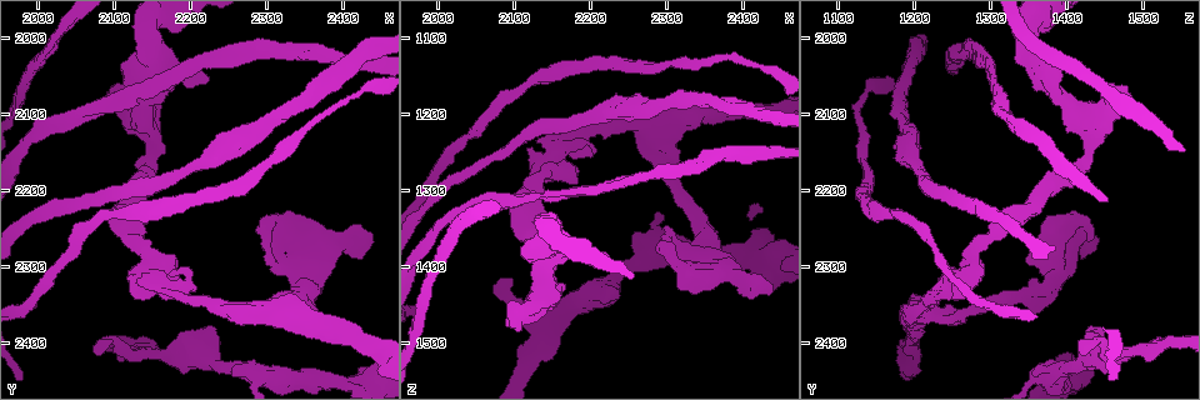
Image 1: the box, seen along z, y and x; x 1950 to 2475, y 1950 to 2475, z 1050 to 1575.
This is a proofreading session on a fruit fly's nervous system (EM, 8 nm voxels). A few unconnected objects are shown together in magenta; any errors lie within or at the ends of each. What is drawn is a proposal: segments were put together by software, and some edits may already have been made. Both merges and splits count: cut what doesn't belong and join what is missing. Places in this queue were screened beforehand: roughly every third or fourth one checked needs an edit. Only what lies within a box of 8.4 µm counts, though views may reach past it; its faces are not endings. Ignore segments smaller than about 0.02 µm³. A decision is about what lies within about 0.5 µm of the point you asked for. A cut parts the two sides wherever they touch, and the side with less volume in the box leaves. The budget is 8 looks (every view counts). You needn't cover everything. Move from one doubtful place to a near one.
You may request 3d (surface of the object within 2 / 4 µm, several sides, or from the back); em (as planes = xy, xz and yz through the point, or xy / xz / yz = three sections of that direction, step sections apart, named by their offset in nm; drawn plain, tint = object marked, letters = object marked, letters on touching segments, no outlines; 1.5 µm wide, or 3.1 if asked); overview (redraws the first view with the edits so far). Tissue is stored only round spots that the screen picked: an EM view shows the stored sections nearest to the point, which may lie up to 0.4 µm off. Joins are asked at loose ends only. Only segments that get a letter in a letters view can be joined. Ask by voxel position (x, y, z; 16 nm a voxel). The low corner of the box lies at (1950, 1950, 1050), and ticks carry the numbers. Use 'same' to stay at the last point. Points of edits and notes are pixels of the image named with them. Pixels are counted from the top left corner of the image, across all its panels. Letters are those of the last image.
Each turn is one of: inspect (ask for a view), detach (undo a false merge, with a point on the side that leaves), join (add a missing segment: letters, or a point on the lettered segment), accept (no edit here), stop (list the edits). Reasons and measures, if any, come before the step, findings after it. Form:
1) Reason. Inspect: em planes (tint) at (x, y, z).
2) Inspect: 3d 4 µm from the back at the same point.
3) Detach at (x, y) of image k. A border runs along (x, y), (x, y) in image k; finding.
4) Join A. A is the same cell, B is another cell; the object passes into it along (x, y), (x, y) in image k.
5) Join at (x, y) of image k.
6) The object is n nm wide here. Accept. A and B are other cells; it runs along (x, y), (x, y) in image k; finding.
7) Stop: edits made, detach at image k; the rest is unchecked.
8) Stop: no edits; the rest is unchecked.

Free end. Inspect: 3d 2 µm at (2080, 2420, 1425).

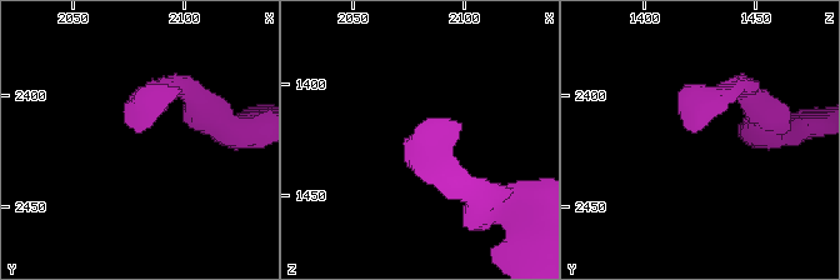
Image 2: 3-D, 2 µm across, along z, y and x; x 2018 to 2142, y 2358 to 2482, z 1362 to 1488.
Inspect: em xy step 8 (letters) at (2078, 2417, 1423).

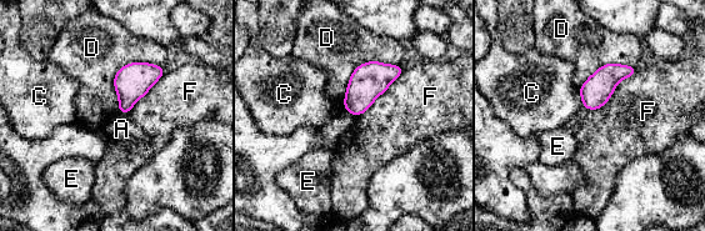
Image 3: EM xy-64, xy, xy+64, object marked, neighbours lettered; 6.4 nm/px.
Accept. A, C, D, E and F are other cells; none of them fits.

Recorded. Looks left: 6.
Free end. Inspect: 3d 2 µm from the back at (2120, 2305, 1290).

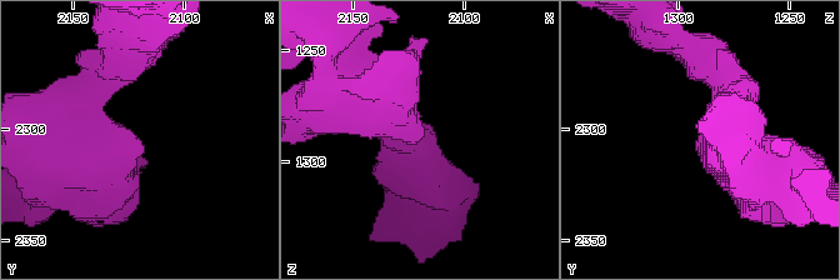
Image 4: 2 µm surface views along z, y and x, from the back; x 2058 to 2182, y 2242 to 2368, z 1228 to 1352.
Now the EM. Inspect: em xy step 4 (tint) at (2123, 2306, 1291).

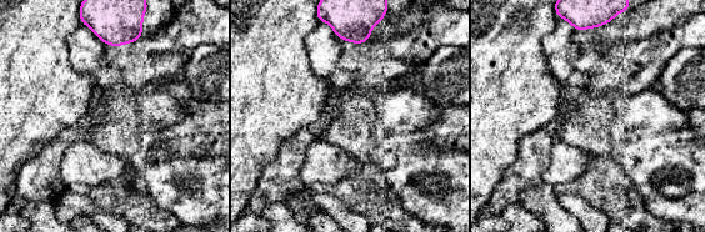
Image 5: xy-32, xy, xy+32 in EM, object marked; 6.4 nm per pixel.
Another direction. Inspect: em planes (letters) at the same point.

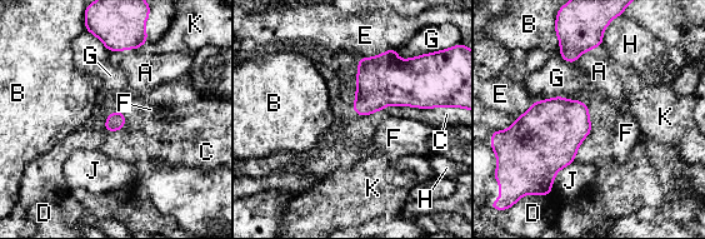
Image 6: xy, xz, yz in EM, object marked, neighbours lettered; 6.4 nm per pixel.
Accept. A, B, C, D, E, F, G, H, J and K are other cells; a border runs along (561, 95), (534, 101) in image 6; no lettered segment goes on from it.

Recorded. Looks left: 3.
An open end. Inspect: em planes (plain) at (2435, 2270, 1435).

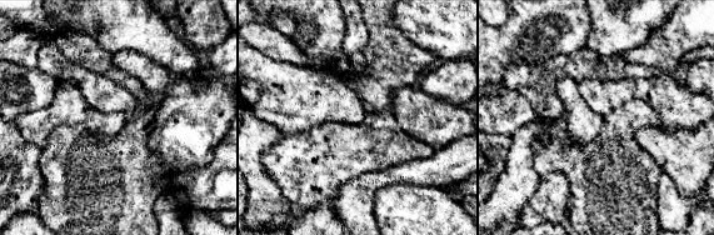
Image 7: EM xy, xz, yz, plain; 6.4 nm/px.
Inspect: em planes (tint) at the same point.

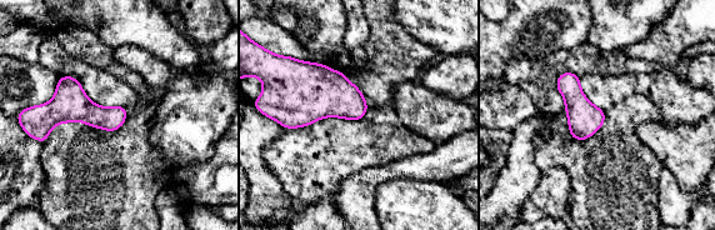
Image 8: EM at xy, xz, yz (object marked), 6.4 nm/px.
Inspect: em planes (letters) at the same point.

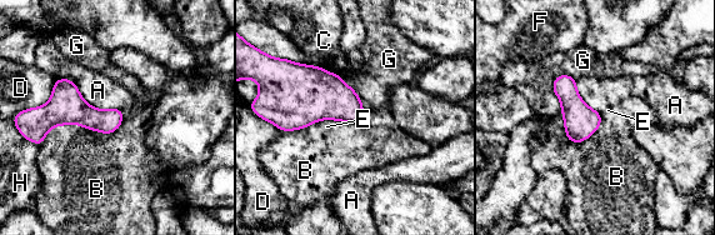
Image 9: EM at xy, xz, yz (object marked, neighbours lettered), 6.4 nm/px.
Accept. A, B, C, D, E, F, G and H are other cells; no lettered segment goes on from it.

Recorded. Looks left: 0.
Stop: no edits; the rest is unchecked.

